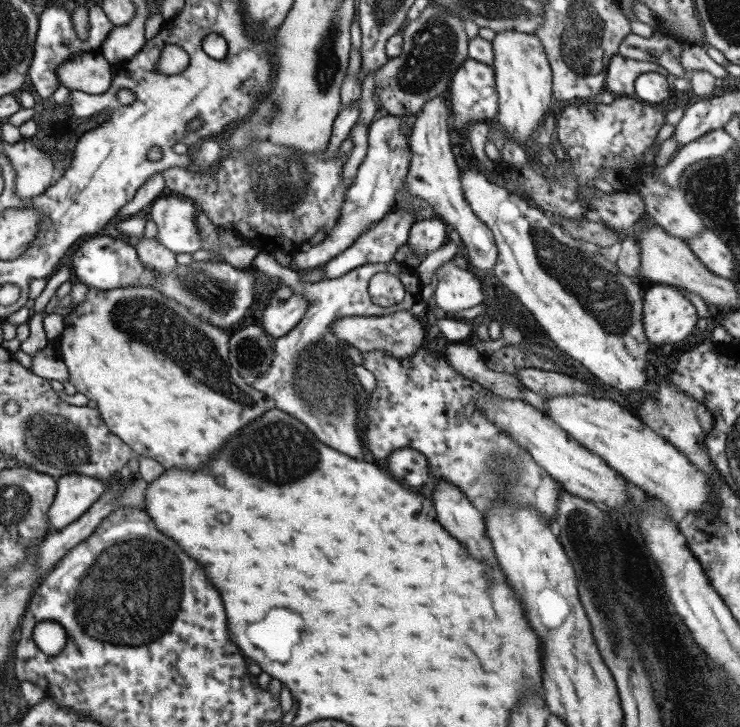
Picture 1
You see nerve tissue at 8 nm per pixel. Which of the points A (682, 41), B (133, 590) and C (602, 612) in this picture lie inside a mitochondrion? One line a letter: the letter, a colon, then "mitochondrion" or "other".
A: other
B: mitochondrion
C: mitochondrion

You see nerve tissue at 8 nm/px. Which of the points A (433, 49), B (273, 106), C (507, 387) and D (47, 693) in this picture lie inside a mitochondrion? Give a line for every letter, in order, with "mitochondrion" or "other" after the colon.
A: mitochondrion
B: mitochondrion
C: other
D: other

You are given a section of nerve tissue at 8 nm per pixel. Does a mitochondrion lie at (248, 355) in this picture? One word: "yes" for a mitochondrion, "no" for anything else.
yes

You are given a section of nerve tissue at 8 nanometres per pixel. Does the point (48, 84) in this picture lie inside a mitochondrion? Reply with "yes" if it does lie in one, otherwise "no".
no

